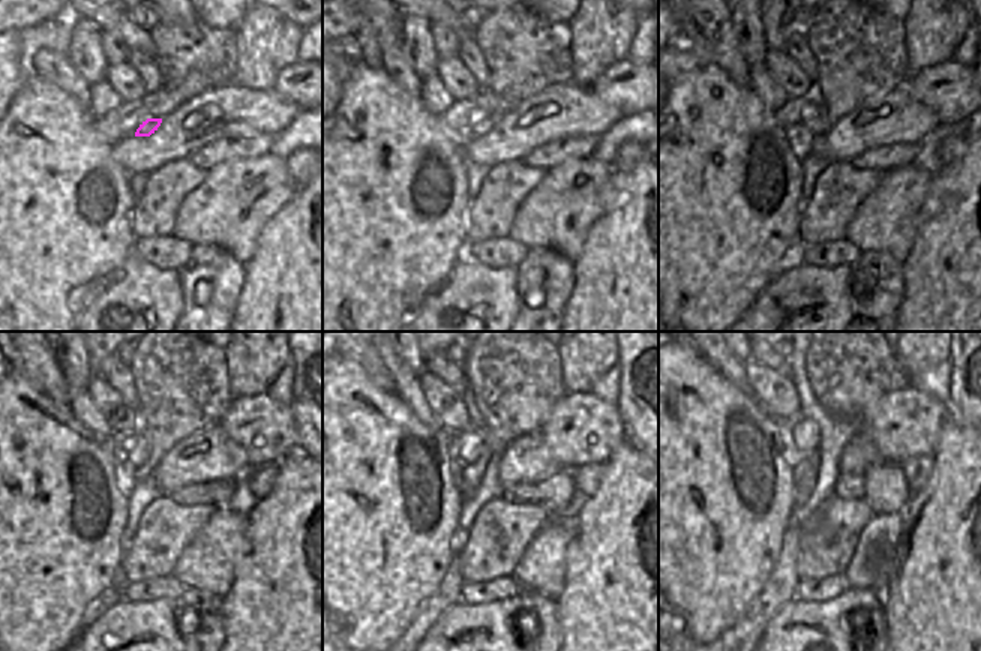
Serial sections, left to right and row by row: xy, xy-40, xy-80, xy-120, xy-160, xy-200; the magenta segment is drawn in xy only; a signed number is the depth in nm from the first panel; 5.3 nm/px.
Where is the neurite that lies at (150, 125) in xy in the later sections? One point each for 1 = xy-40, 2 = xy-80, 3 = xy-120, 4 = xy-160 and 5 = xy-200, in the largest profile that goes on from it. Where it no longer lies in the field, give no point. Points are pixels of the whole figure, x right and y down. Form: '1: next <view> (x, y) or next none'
1: next xy-40 (482, 128)
2: next xy-80 (813, 123)
3: next xy-120 (134, 452)
4: next xy-160 (465, 446)
5: next xy-200 (801, 434)

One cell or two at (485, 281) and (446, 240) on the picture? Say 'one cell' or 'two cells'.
two cells

